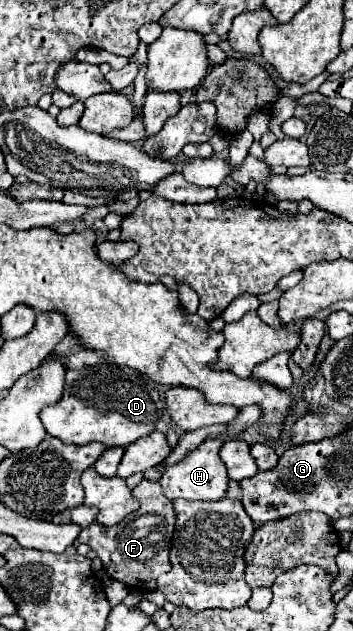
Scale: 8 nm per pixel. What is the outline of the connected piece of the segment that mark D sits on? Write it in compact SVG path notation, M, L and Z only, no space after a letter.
M99 363L65 373L63 397L39 413L45 431L63 443L87 445L99 441L107 447L127 447L139 437L149 435L165 415L165 403L153 383L127 367Z

